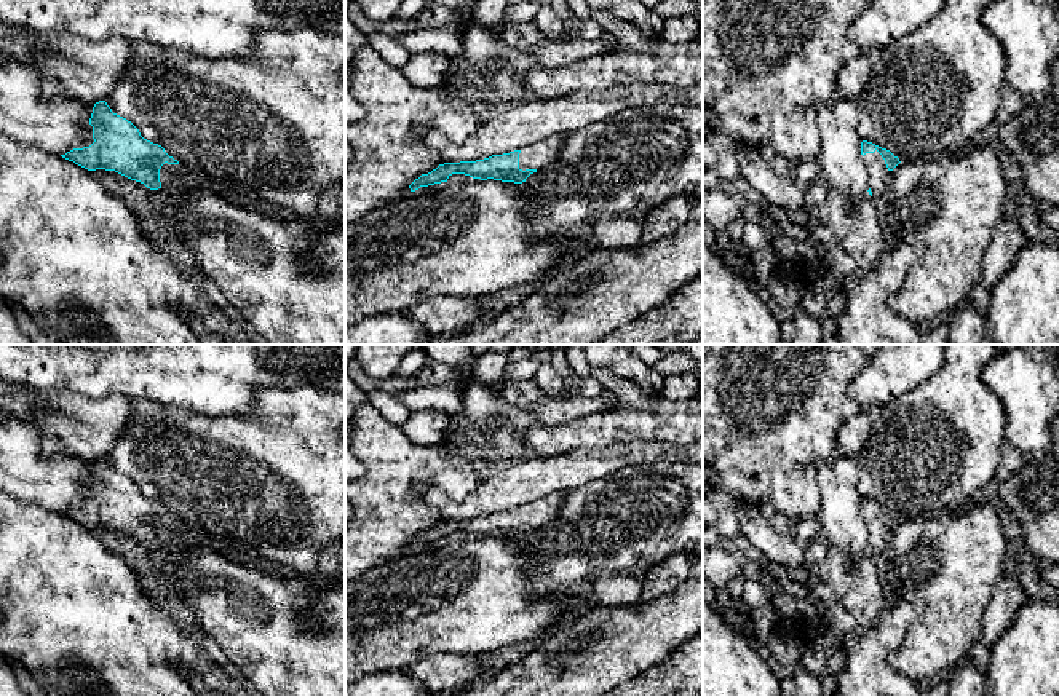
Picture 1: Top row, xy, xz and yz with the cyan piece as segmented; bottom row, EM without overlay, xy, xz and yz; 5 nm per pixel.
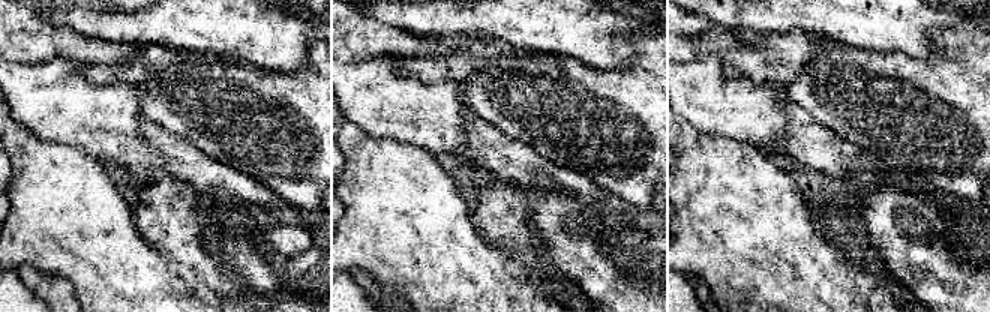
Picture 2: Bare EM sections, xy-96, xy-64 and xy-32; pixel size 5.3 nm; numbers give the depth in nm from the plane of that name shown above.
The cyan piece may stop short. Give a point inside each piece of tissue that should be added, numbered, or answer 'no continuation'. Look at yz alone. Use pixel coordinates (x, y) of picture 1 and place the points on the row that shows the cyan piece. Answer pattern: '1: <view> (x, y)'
1: yz (879, 176)

